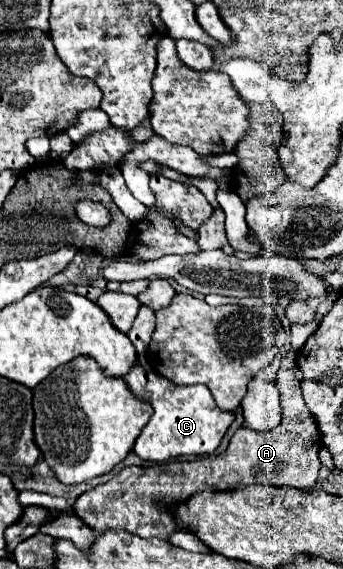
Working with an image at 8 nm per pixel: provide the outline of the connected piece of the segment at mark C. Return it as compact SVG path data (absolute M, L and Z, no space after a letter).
M139 361L124 379L133 394L141 400L149 401L155 411L133 447L133 451L141 459L161 463L183 455L211 455L219 447L227 427L235 419L233 413L219 411L207 387L201 387L199 383L185 387L173 385L163 375L157 375L157 371L145 371Z

